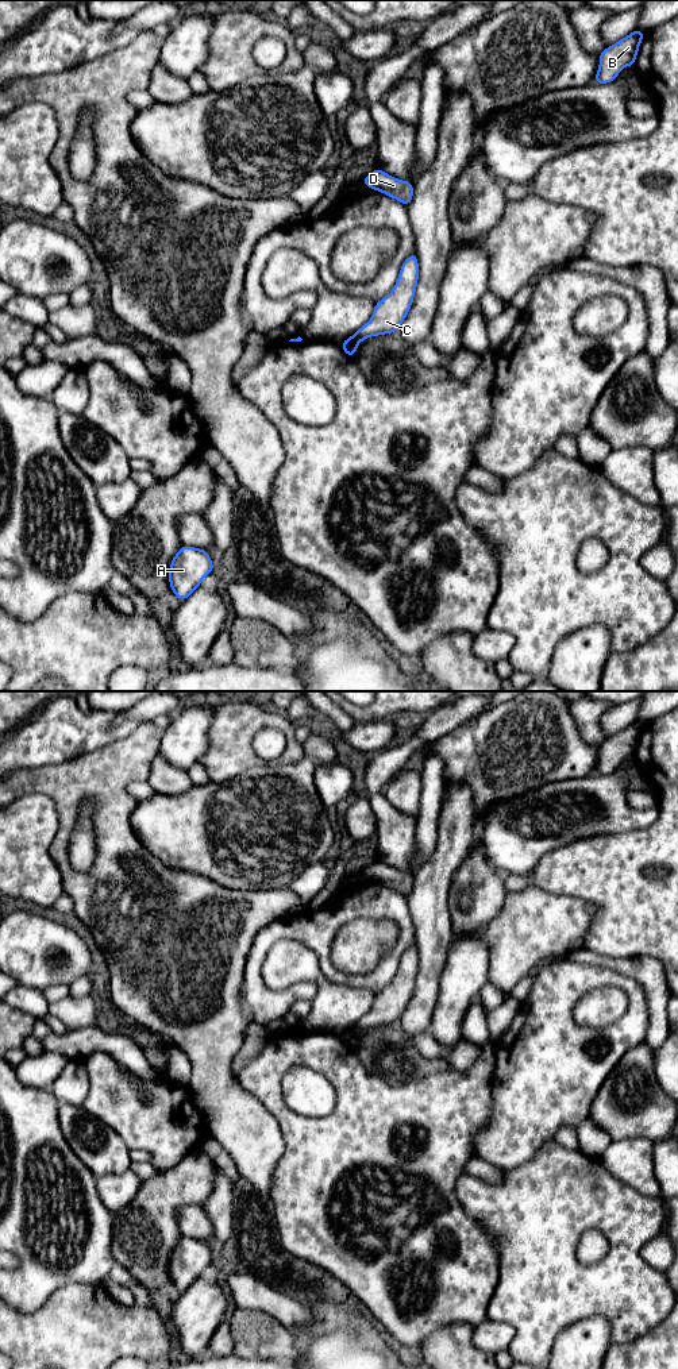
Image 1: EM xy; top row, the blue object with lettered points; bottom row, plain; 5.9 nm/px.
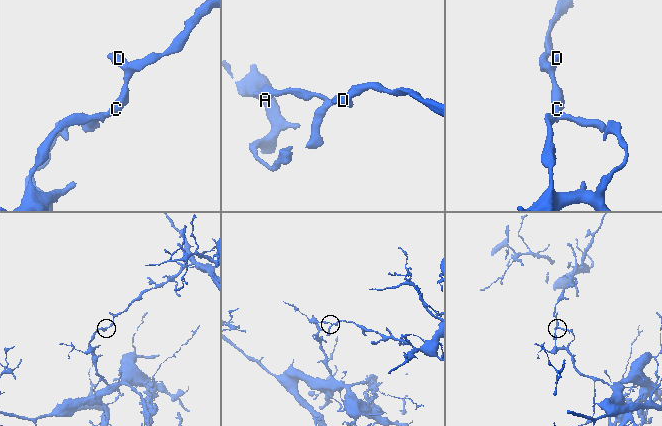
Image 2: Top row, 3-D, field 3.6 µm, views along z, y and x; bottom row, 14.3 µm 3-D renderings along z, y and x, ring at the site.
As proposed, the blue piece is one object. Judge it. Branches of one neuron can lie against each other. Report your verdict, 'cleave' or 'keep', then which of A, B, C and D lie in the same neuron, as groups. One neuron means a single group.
cleave | A / B C D

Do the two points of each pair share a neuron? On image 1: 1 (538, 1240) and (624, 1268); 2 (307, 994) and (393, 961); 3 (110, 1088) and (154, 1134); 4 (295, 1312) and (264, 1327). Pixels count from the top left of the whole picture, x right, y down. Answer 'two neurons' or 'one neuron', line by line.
1: one neuron
2: one neuron
3: one neuron
4: two neurons

